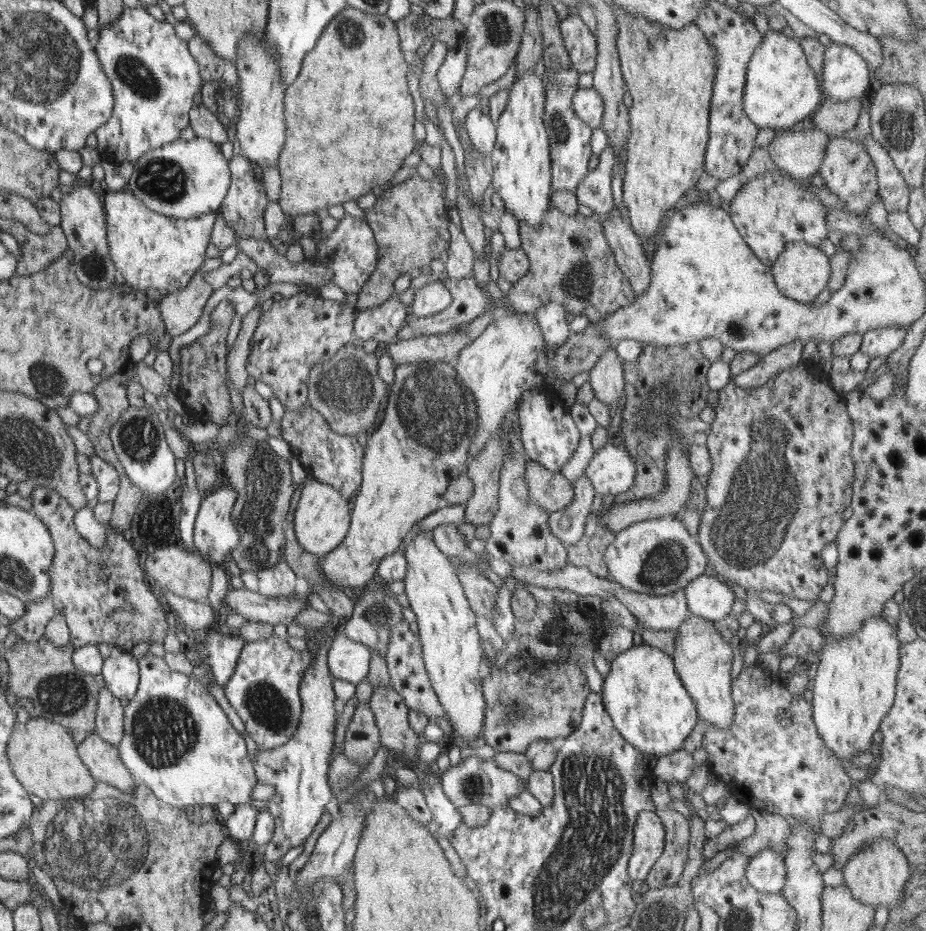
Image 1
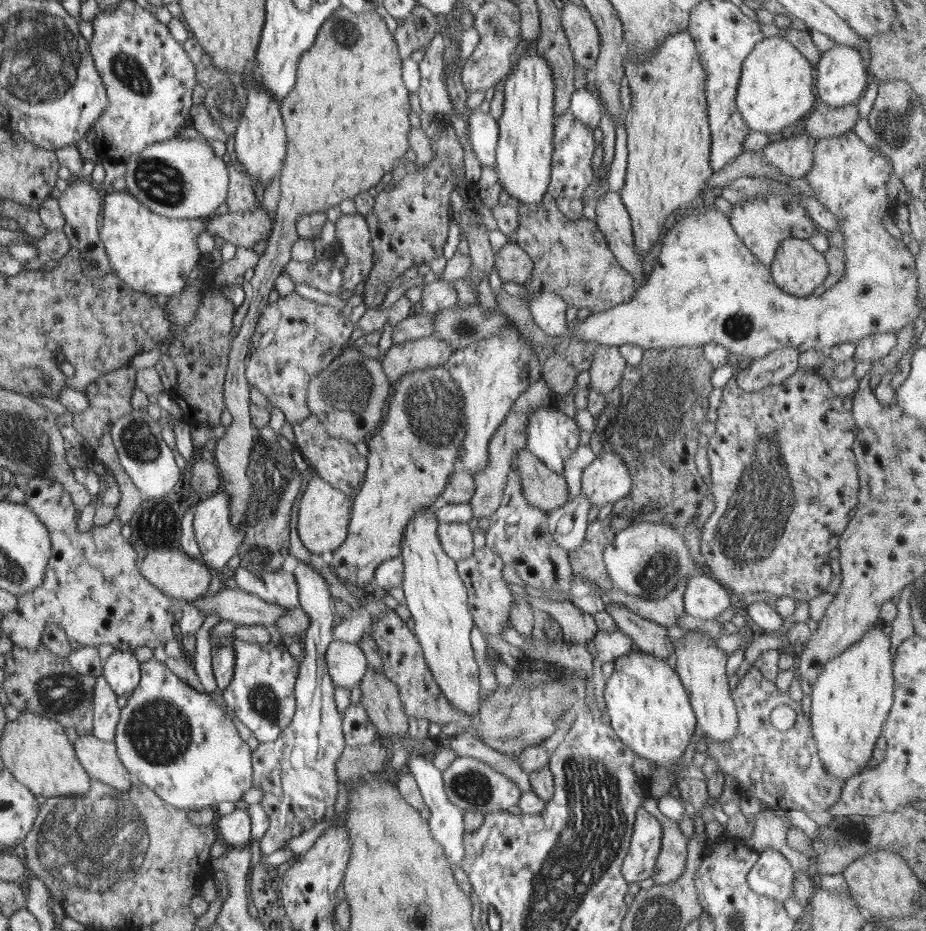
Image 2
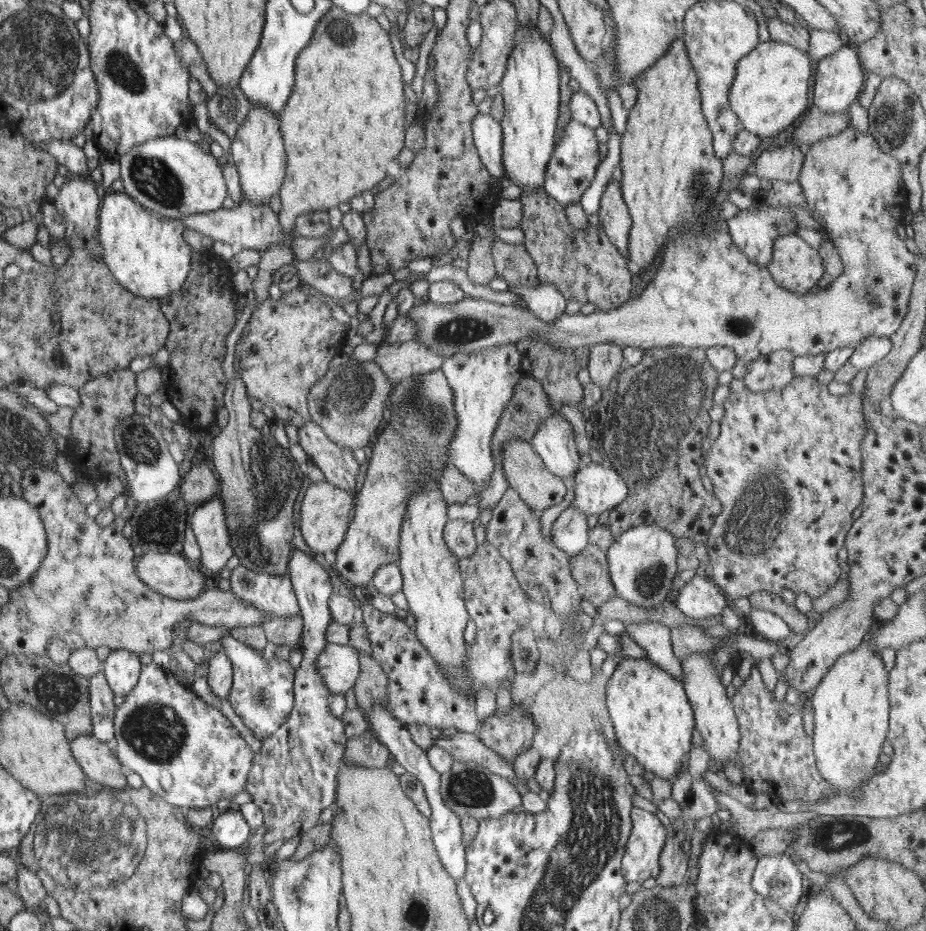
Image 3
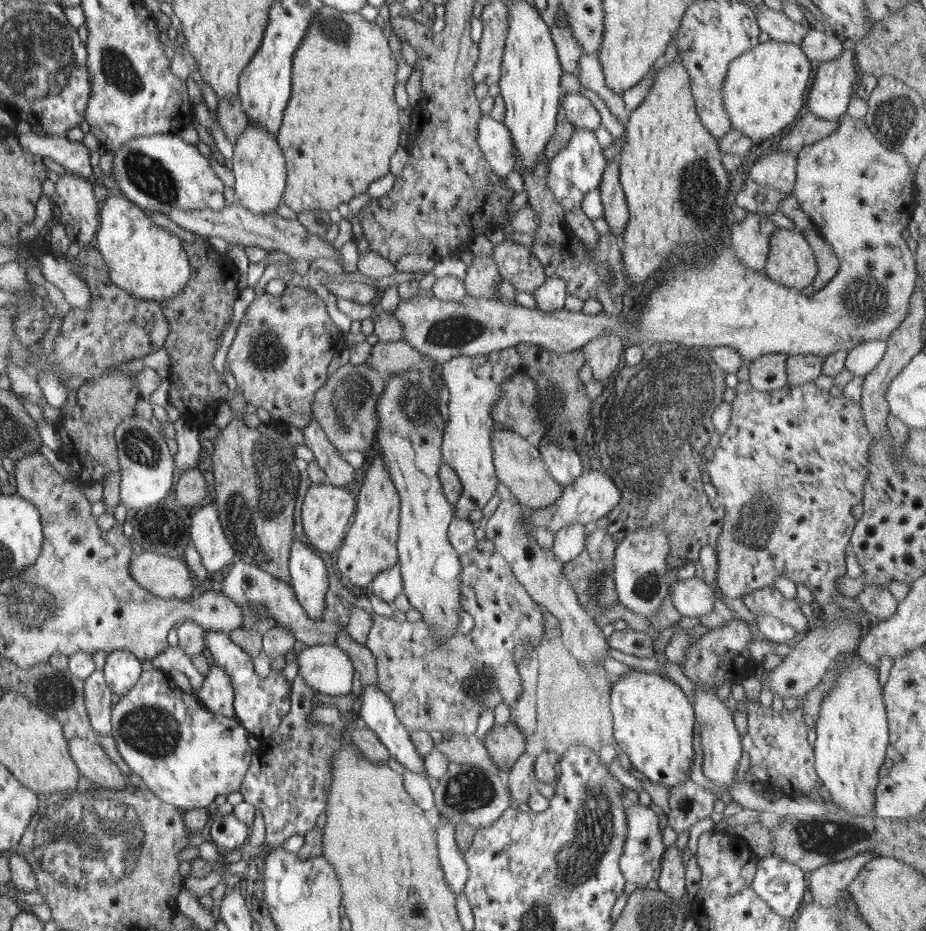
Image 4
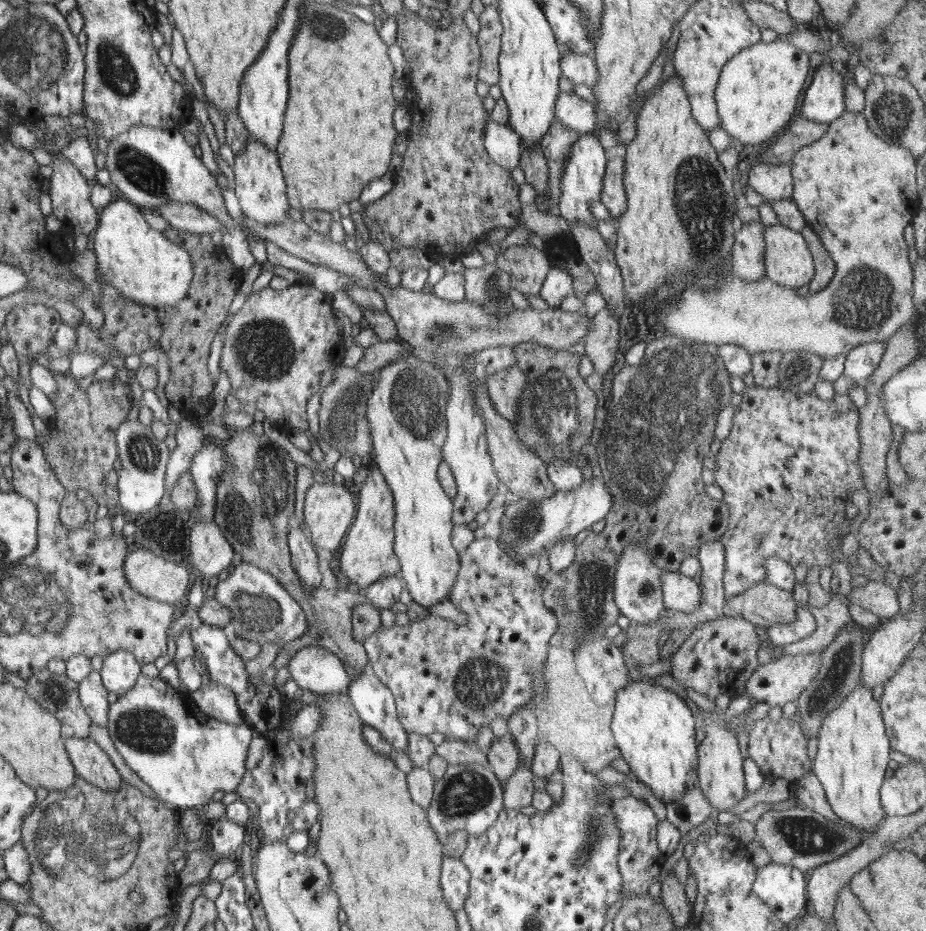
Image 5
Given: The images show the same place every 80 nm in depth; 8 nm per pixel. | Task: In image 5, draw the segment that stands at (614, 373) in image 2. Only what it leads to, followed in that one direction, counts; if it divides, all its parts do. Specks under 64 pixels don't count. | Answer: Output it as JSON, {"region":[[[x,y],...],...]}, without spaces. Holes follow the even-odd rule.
{"region":[[[608,307],[596,312],[591,320],[592,326],[584,338],[585,355],[594,364],[594,372],[606,374],[617,360],[616,354],[620,348],[619,323],[610,316]]]}

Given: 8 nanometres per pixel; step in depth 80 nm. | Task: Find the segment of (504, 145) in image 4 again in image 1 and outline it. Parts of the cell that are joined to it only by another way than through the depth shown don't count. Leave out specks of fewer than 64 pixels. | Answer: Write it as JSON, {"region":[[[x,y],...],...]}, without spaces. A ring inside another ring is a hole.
{"region":[[[480,107],[470,110],[465,120],[472,145],[484,156],[490,158],[497,137],[497,128],[494,127],[490,115],[484,115]]]}

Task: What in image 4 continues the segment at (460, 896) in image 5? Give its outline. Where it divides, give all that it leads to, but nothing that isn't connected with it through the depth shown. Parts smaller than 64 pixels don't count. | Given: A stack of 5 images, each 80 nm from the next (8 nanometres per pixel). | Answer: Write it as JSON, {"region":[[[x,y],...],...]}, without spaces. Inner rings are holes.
{"region":[[[440,817],[436,828],[436,846],[438,846],[438,858],[443,869],[444,880],[457,897],[465,890],[469,871],[464,861],[464,854],[460,853],[456,845],[455,827]]]}

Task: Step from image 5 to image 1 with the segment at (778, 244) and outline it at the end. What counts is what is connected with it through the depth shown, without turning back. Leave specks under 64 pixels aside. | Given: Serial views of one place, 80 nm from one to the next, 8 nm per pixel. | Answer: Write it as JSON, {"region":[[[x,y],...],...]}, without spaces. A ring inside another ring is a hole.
{"region":[[[802,242],[786,243],[784,250],[770,266],[777,289],[787,298],[798,302],[809,303],[814,301],[819,292],[827,286],[831,275],[829,257],[819,247]]]}

